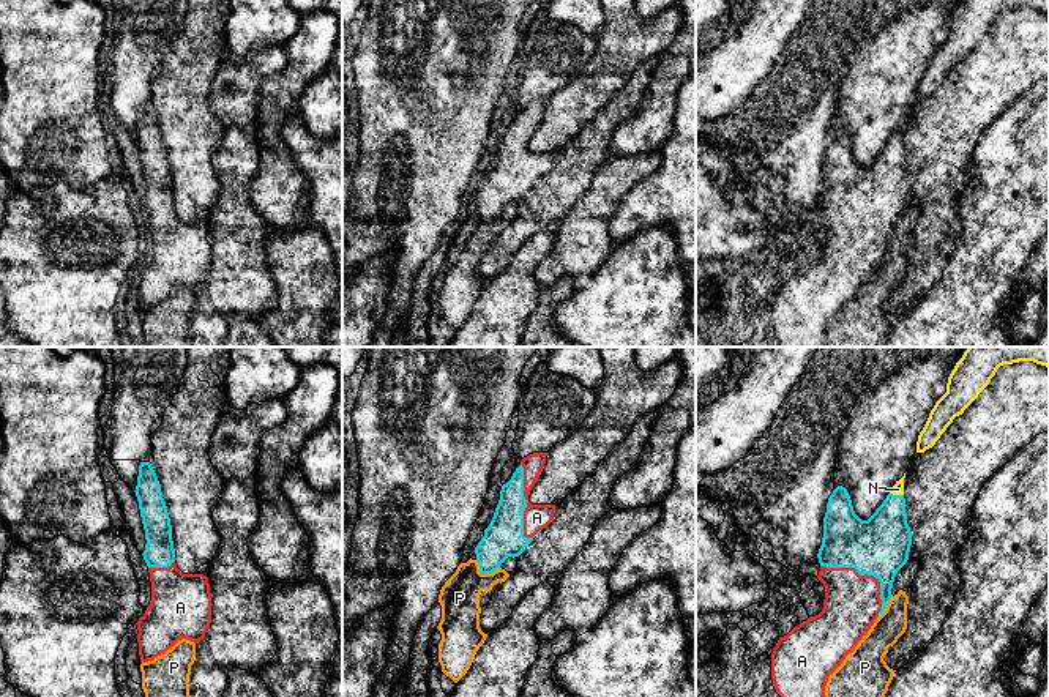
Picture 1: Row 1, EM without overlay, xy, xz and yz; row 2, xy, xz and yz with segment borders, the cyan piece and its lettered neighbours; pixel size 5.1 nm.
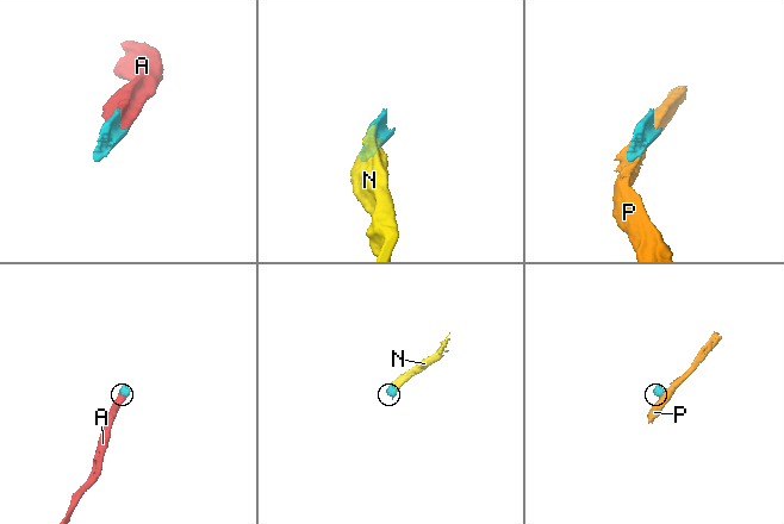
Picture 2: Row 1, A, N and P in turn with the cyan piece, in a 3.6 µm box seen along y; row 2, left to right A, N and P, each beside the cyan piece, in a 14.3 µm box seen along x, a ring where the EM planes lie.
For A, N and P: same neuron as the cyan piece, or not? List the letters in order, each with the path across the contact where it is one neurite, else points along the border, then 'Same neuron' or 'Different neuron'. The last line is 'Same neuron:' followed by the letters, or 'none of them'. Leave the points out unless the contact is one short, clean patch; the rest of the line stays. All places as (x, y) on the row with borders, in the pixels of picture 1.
A: Same neuron
N: Same neuron
P: Different neuron
Same neuron: A, N

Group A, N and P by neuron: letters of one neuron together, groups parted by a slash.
A N / P

